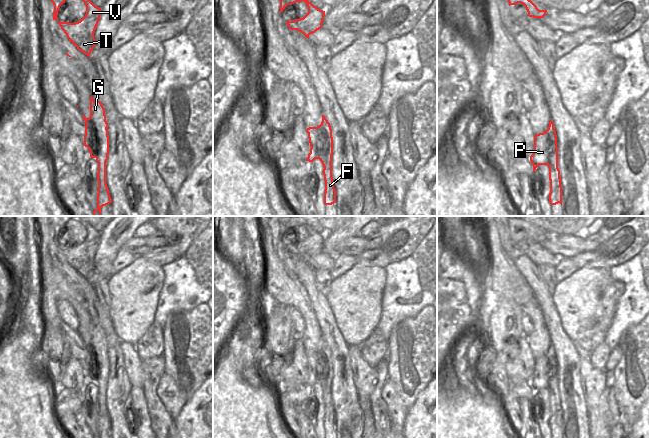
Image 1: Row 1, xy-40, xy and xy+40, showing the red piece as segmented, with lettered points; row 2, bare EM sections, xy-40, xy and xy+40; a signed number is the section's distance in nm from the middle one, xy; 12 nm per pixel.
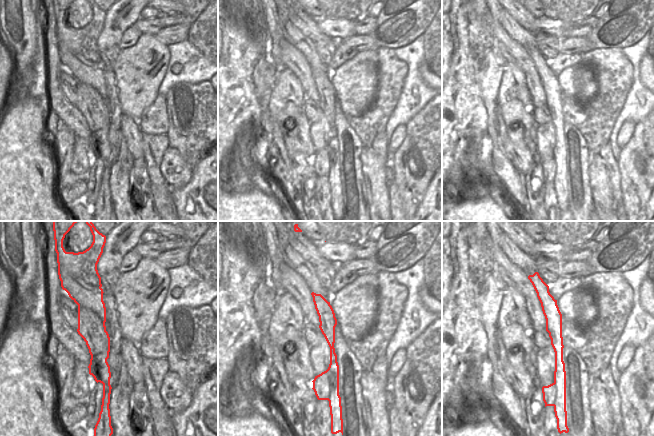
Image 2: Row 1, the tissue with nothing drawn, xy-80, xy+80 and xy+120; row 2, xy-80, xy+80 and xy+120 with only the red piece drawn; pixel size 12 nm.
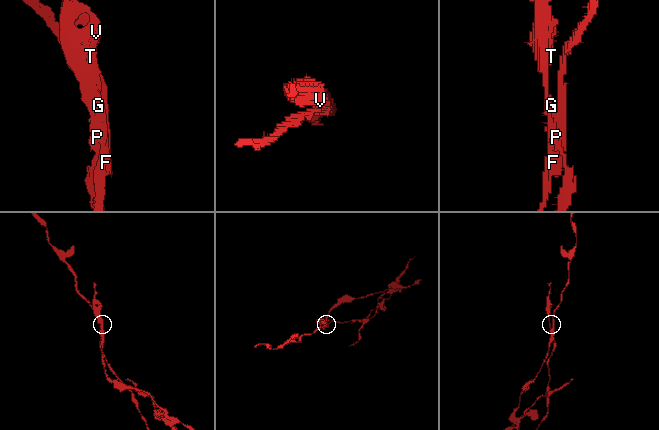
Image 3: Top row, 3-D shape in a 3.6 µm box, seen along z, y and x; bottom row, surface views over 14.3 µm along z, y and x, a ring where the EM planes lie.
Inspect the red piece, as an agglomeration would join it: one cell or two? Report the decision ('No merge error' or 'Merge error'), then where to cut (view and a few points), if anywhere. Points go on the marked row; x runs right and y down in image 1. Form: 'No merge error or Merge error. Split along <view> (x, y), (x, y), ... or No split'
Merge error. Split along xy-40 (106, 128), (92, 135), (90, 145), (102, 146), (96, 158)

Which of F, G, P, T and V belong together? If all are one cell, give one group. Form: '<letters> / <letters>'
F / G P T V

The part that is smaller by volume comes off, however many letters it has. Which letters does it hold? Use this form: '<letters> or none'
G, P, T, V

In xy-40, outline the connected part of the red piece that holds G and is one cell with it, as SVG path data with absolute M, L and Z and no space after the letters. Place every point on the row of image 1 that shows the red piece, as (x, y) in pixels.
M92 96L90 97L90 117L86 118L82 115L86 126L83 145L89 149L90 157L97 158L97 154L102 151L103 145L91 147L94 143L92 138L93 134L99 134L101 130L108 128L106 121L105 109L100 101L95 101Z

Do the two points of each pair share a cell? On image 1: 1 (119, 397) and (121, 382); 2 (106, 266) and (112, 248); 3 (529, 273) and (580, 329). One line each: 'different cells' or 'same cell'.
1: same cell
2: different cells
3: different cells

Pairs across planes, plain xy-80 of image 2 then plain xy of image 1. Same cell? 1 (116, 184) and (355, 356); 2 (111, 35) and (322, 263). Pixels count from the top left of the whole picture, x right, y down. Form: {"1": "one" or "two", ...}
{"1": "two", "2": "two"}

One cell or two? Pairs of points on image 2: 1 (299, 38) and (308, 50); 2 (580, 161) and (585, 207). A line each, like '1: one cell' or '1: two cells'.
1: one cell
2: one cell

